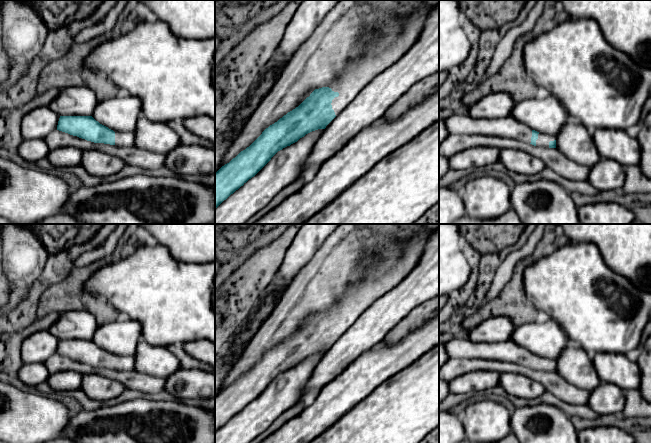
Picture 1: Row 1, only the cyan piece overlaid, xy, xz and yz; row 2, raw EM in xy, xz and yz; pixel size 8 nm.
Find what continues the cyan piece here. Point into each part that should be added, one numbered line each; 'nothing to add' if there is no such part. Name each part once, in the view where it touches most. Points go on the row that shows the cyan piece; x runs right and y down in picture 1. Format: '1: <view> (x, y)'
1: xz (399, 29)

